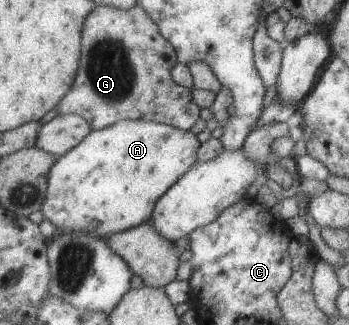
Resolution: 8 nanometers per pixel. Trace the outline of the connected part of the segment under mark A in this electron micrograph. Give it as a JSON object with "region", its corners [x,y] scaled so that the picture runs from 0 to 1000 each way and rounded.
{"region":[[[350,369],[307,394],[264,400],[223,449],[166,483],[143,517],[132,615],[117,646],[126,671],[163,698],[163,714],[235,708],[287,732],[427,686],[453,615],[562,502],[573,449],[547,403],[441,369]]]}

